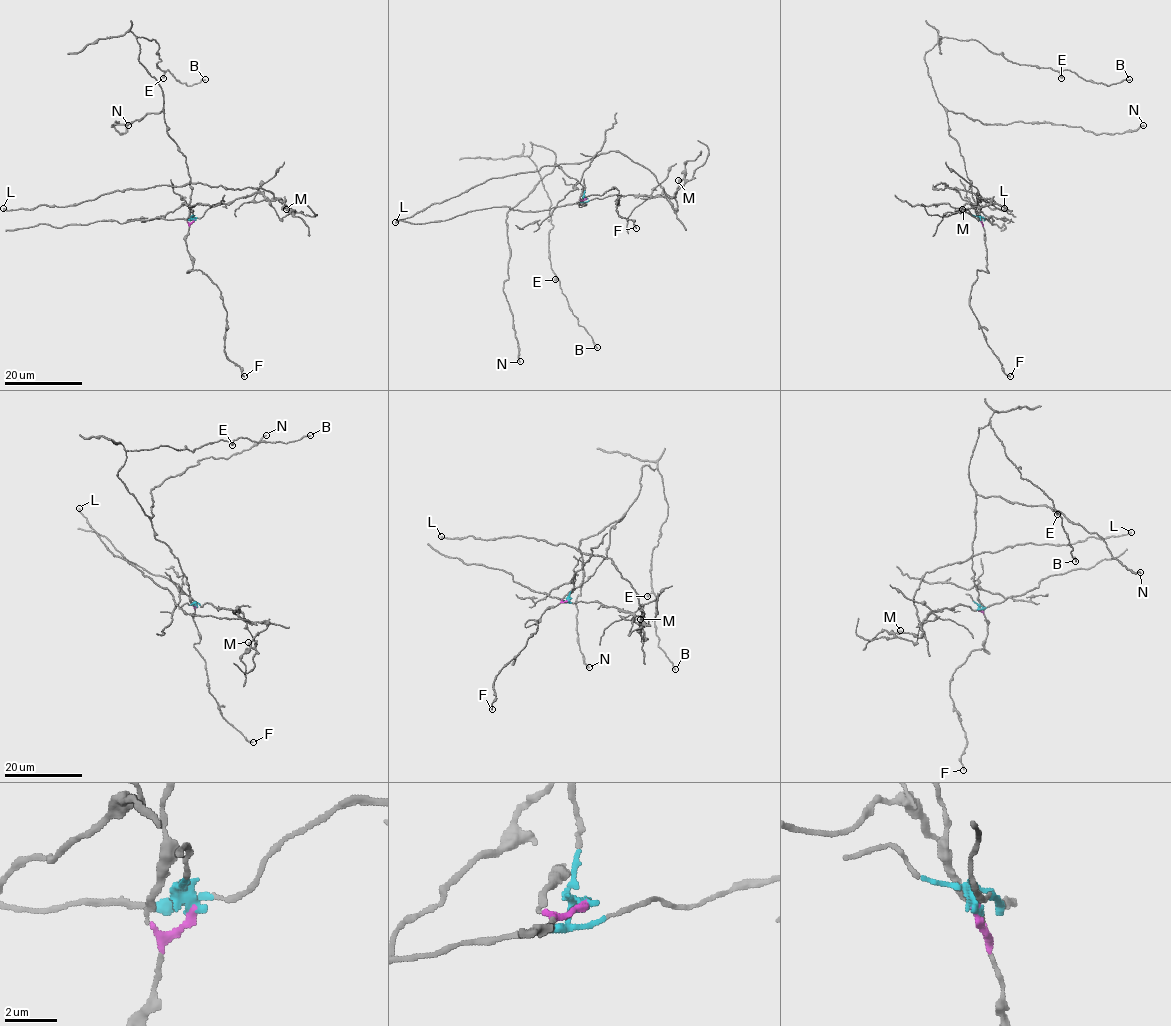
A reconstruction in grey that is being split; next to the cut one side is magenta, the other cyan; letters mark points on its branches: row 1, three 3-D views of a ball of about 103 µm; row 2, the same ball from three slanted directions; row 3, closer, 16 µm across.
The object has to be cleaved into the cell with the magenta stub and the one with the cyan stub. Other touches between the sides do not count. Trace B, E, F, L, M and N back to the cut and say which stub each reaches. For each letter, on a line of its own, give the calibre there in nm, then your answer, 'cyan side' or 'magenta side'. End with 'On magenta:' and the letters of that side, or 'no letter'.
B: calibre 200 nm; magenta side
E: calibre 360 nm; magenta side
F: calibre 240 nm; magenta side
L: calibre 320 nm; cyan side
M: calibre 320 nm; cyan side
N: calibre 220 nm; magenta side
On magenta: B, E, F, N

